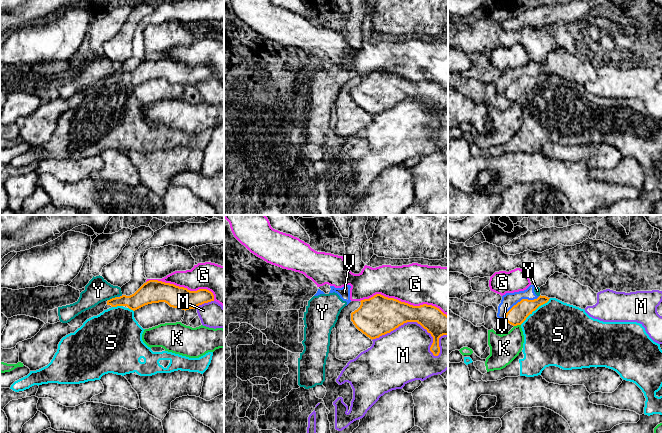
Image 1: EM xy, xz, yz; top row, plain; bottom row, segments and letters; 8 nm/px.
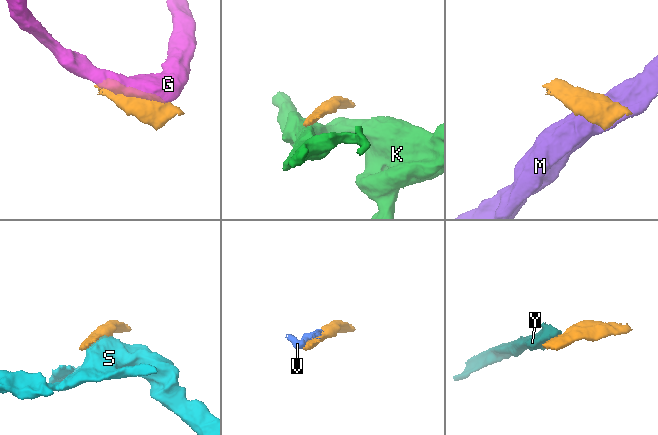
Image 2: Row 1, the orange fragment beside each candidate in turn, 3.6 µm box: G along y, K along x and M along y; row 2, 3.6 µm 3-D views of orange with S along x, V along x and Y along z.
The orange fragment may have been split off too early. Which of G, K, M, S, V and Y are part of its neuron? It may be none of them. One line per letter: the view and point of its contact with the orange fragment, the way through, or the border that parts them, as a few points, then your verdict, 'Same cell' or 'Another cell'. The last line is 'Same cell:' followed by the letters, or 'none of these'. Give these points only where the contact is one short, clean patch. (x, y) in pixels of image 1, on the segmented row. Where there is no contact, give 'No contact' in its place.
G: Touches orange at xz (404, 302). Another cell
K: Touches orange at yz (517, 324). Boundary: yz (520, 324), (514, 326). Another cell
M: Touches orange at xz (425, 328). Another cell
S: Touches orange at yz (535, 309). Another cell
V: Touches orange at yz (521, 300). Another cell
Y: Touches orange at xy (112, 298). Boundary: xy (117, 296), (108, 300). Another cell
Same cell: none of these

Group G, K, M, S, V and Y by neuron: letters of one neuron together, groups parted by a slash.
G / K / M / S / V Y

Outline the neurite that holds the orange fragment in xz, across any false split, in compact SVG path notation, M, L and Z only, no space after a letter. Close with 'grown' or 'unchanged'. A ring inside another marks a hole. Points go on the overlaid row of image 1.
M381 294L360 302L360 307L351 313L351 321L367 337L373 340L404 323L417 322L433 337L430 351L439 355L439 338L448 335L448 316L439 308L427 304L413 306Z; unchanged

